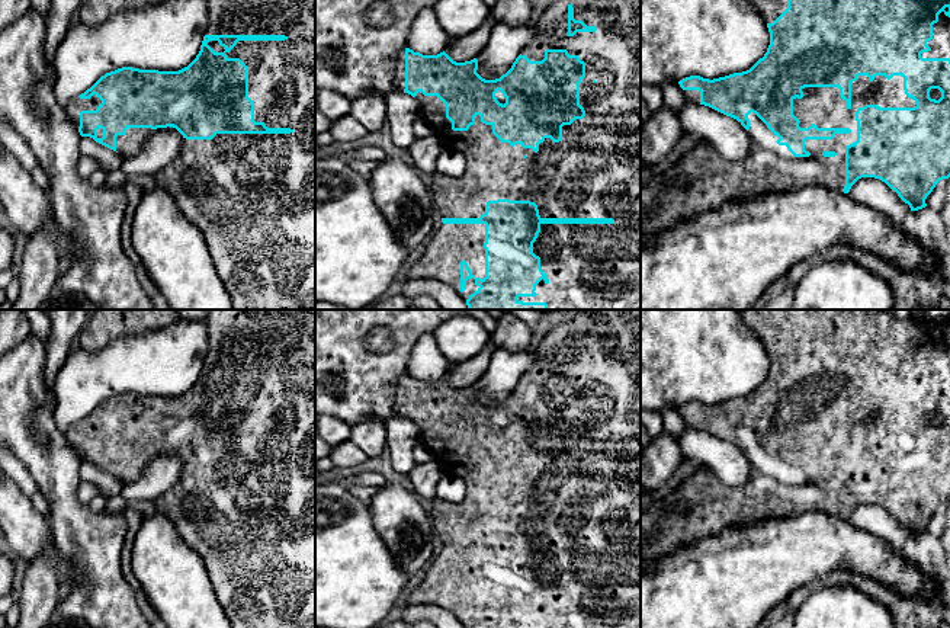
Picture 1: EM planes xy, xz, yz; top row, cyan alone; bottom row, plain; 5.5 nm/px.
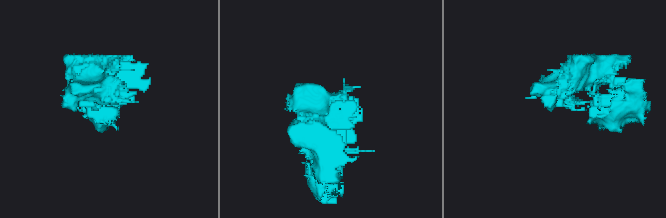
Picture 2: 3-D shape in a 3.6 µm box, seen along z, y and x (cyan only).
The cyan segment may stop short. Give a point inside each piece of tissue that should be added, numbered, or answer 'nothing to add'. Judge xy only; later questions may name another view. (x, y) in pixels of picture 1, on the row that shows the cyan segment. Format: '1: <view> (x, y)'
1: xy (130, 144)
2: xy (252, 196)

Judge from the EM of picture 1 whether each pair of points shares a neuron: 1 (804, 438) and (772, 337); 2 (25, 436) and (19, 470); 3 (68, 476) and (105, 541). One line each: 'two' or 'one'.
1: one
2: two
3: one

